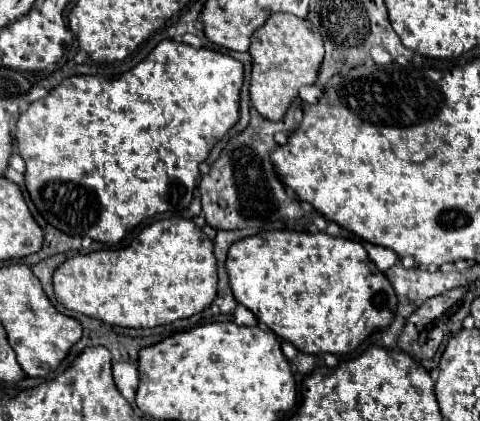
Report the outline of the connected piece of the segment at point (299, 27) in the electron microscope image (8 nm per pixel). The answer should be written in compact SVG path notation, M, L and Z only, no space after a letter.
M273 13L251 37L249 55L253 59L249 97L259 115L279 121L283 119L289 103L299 95L301 85L313 85L323 61L323 39L307 19L289 13Z

